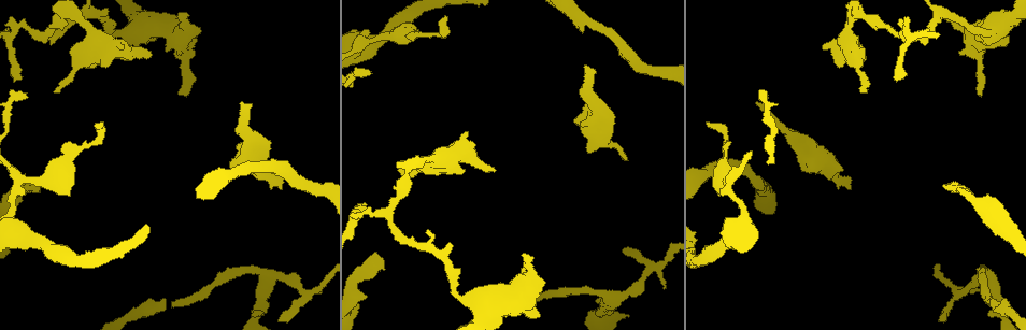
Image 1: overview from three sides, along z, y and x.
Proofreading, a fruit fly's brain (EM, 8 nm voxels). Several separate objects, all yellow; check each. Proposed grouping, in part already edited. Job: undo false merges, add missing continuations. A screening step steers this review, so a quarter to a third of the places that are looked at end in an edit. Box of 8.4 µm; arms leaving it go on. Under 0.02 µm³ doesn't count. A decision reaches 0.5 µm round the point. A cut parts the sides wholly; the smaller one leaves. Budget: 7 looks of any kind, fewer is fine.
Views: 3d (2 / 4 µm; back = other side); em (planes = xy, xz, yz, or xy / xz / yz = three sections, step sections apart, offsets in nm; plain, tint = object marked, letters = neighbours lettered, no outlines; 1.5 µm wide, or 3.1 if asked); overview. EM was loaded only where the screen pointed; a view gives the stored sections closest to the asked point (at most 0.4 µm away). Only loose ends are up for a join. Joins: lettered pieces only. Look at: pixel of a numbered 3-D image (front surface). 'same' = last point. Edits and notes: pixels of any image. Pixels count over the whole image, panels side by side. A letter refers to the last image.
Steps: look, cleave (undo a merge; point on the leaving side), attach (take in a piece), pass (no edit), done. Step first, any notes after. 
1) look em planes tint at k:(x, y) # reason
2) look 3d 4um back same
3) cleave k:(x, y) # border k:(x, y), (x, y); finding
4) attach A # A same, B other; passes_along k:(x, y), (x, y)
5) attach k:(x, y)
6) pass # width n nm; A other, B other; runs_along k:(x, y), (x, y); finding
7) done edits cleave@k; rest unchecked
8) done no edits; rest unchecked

look em xz step 8 tint at 1:(730, 179) # branch point

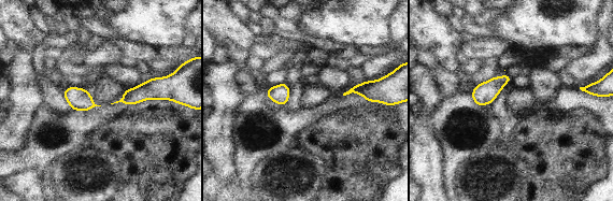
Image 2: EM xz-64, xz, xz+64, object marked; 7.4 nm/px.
look em planes letters same

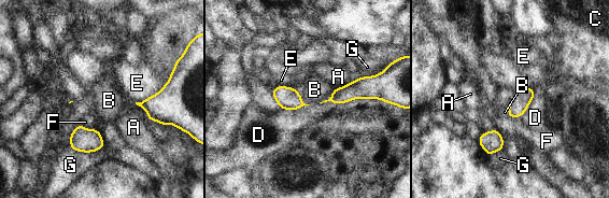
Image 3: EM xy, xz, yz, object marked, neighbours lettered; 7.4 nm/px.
pass # width 140 nm; A other, B other, C other, D other, E other, F other, G other; border 3:(168, 80), (156, 93), (135, 102); one neuron here

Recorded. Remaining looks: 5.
look 3d 4um at 1:(944, 187) # an open end

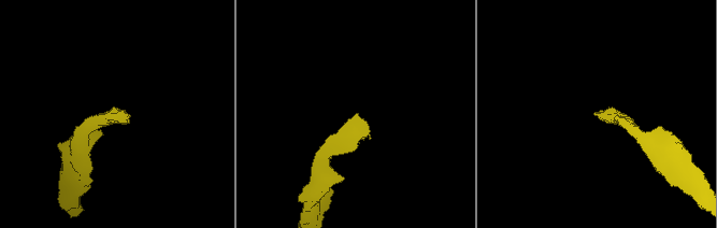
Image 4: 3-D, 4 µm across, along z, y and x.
look em planes tint at 4:(118, 114) # now the EM

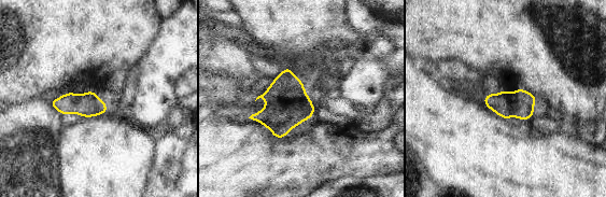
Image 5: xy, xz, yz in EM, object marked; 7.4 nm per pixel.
look em planes letters same # see the neighbours

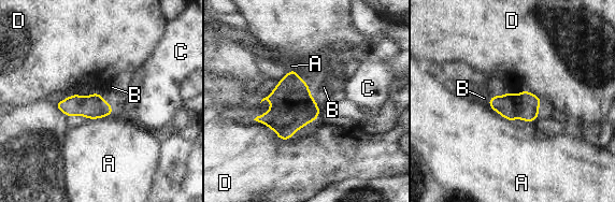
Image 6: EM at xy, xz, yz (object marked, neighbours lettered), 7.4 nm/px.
attach B # A other, B same, C other, D other; it goes on there

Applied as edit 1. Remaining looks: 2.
look overview

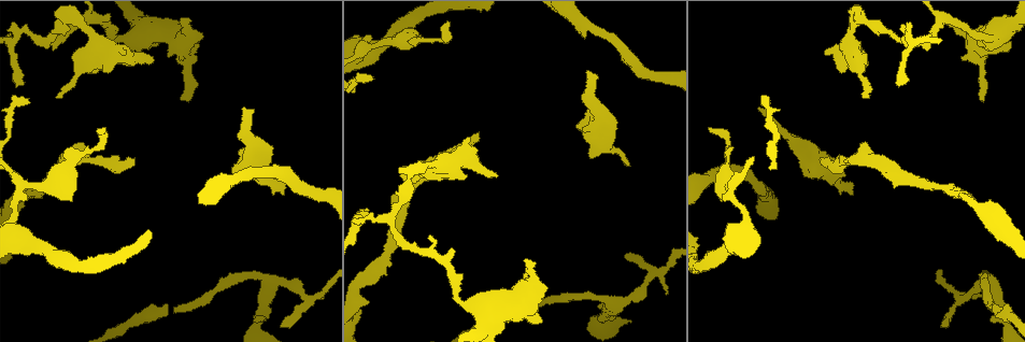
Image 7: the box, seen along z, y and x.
look em planes letters at 7:(478, 134) # free end

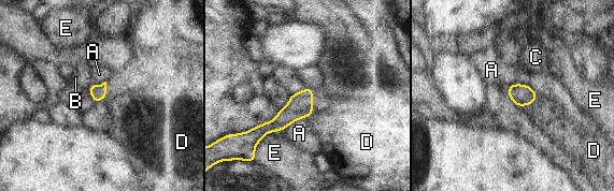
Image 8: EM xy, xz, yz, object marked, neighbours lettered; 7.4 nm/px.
pass # longest_contact E 240 nm; A other, B other, C other, D other, E other; none of them fits

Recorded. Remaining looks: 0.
done edits attach@6; rest unchecked

